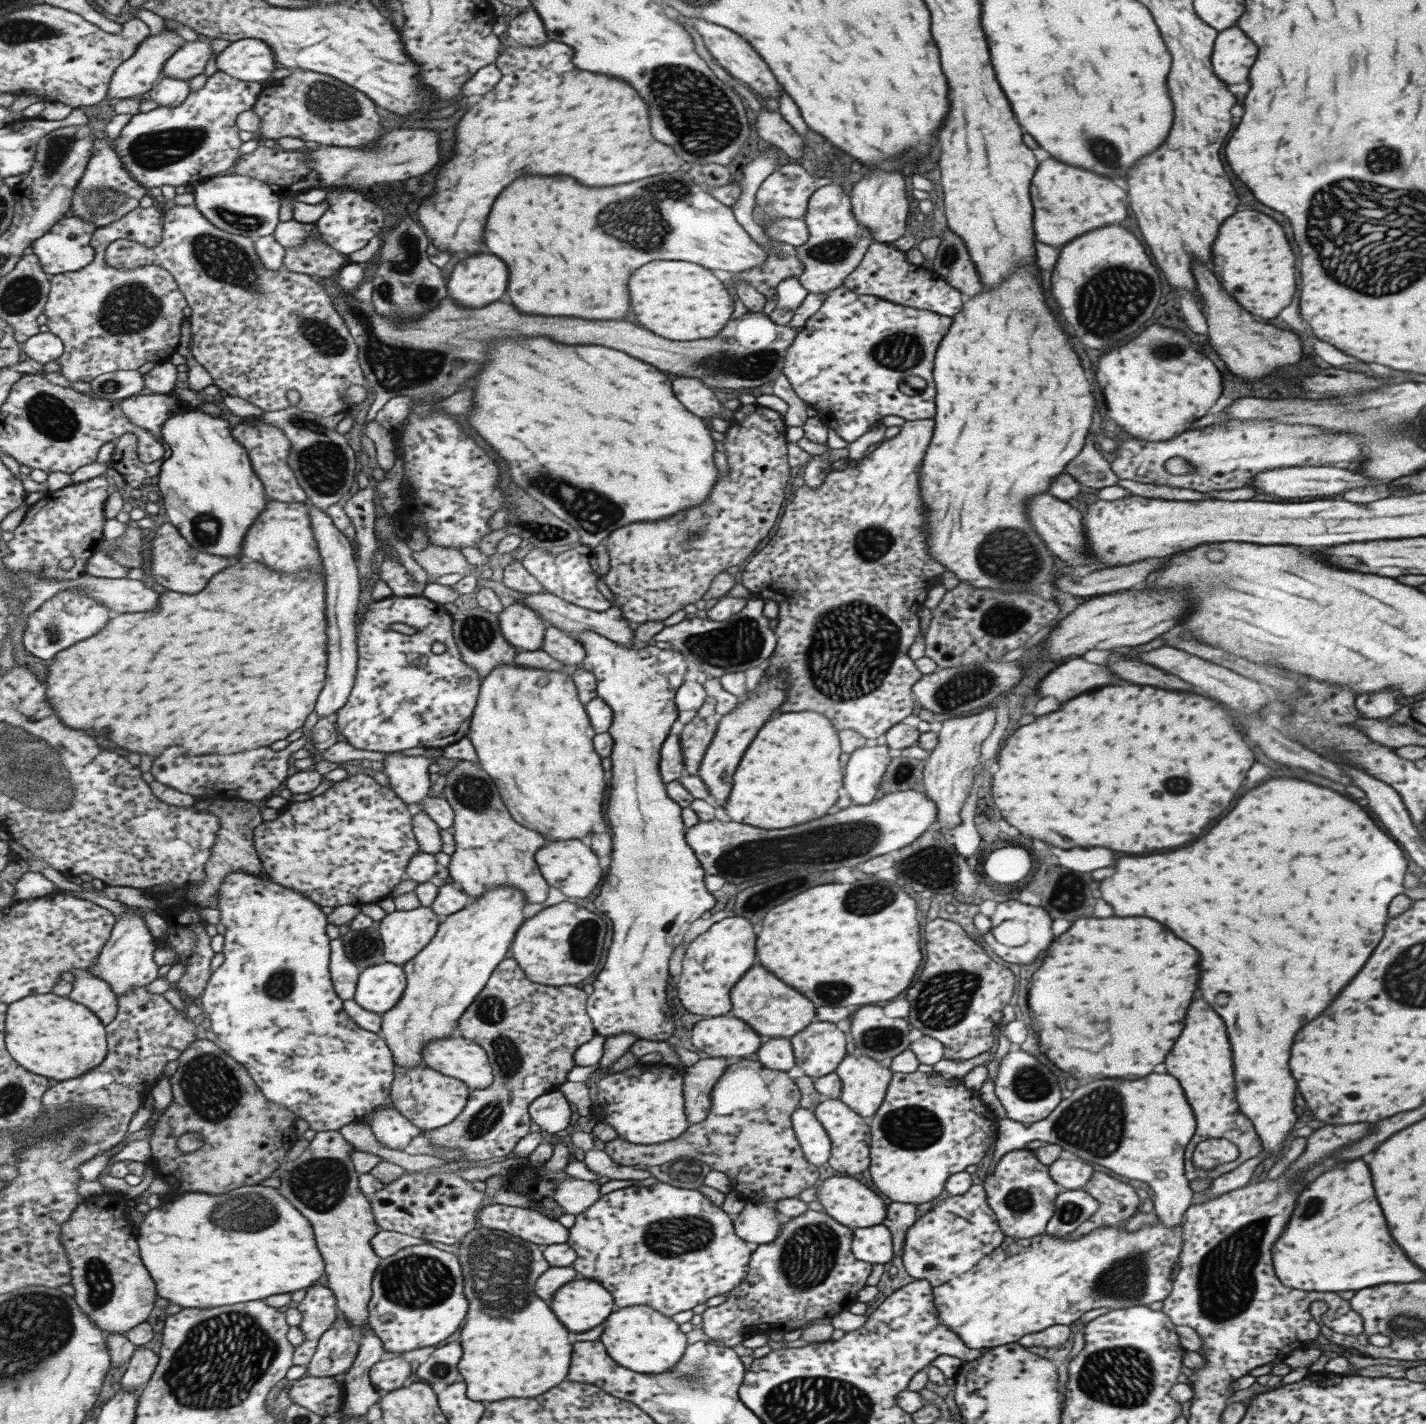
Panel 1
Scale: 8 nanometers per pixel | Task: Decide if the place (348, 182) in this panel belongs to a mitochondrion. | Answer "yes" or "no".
no

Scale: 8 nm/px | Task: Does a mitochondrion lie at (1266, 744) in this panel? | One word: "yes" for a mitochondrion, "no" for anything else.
no

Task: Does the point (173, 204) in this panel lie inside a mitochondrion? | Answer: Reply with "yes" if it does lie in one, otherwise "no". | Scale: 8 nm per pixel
no

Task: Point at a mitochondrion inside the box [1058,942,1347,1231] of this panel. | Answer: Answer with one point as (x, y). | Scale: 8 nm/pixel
(1313, 1207)

